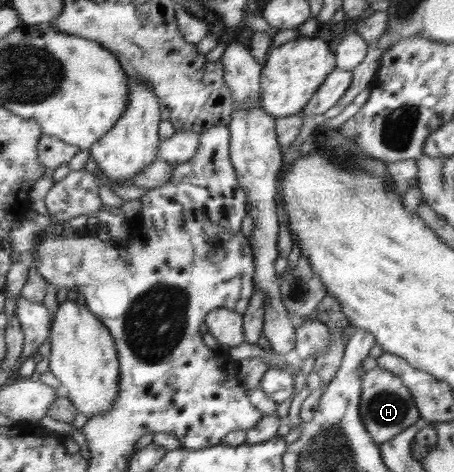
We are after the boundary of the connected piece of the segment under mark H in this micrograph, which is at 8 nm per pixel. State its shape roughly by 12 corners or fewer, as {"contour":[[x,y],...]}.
{"contour":[[362,377],[360,418],[381,445],[421,419],[402,379]]}

